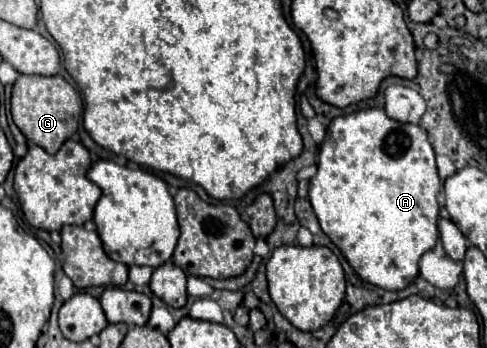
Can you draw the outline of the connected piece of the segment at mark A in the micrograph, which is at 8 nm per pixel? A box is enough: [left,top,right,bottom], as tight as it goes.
[310,108,442,290]

